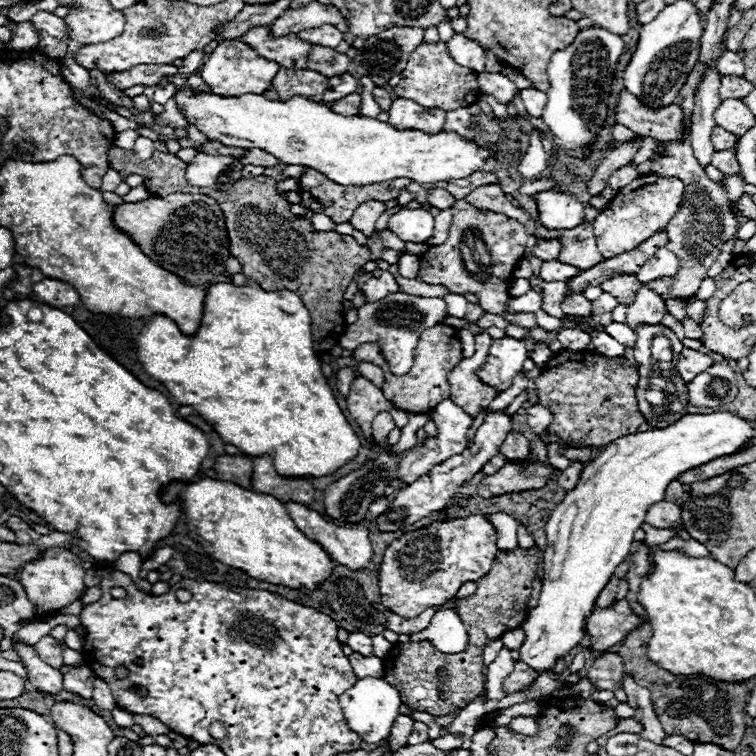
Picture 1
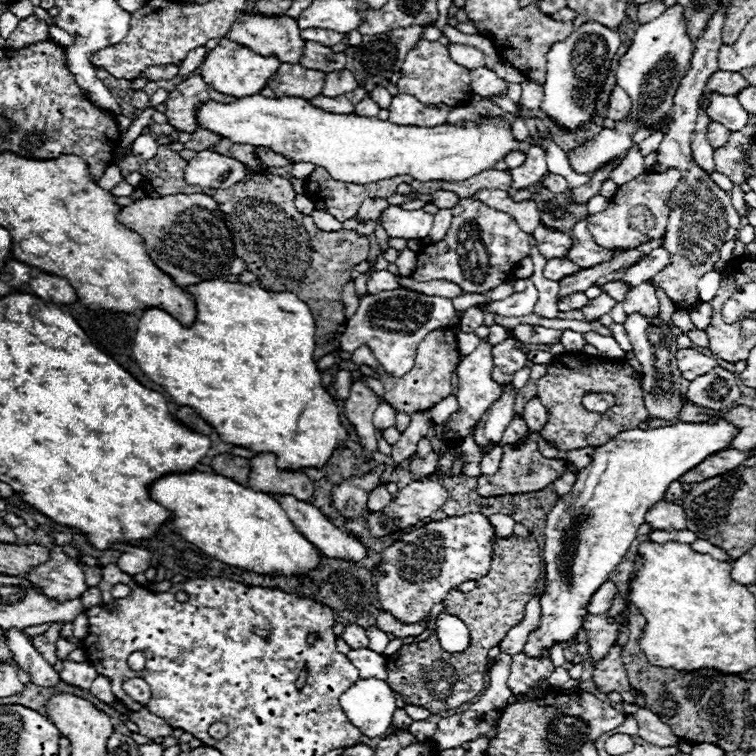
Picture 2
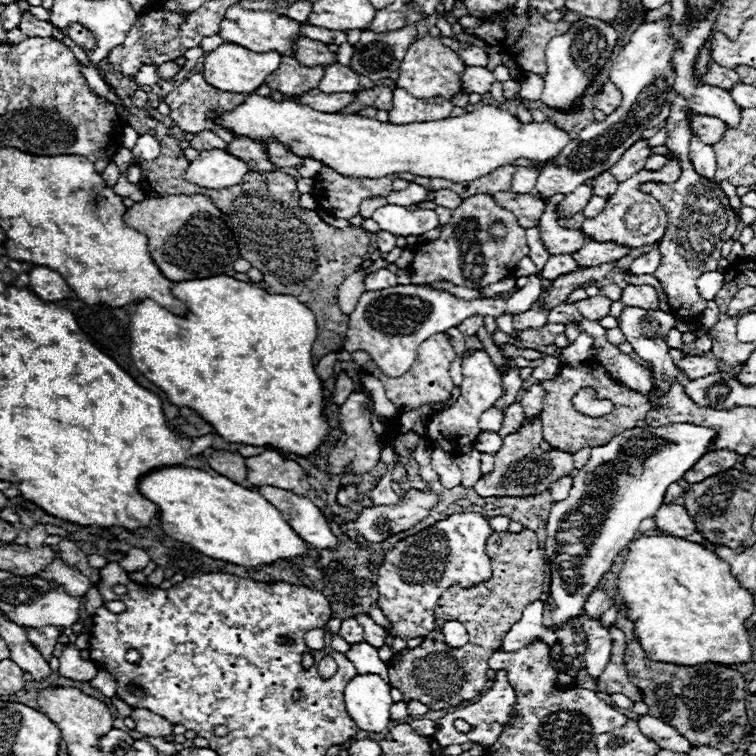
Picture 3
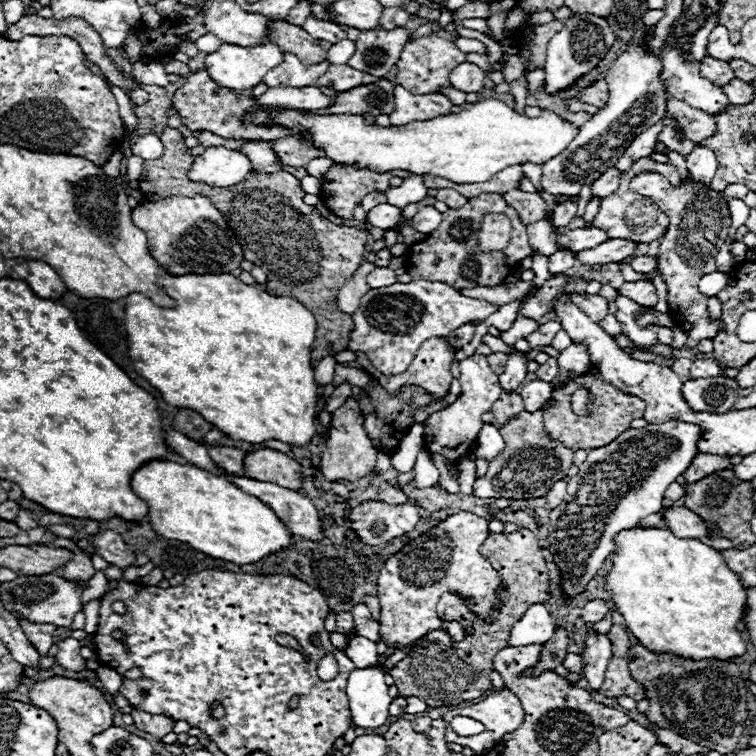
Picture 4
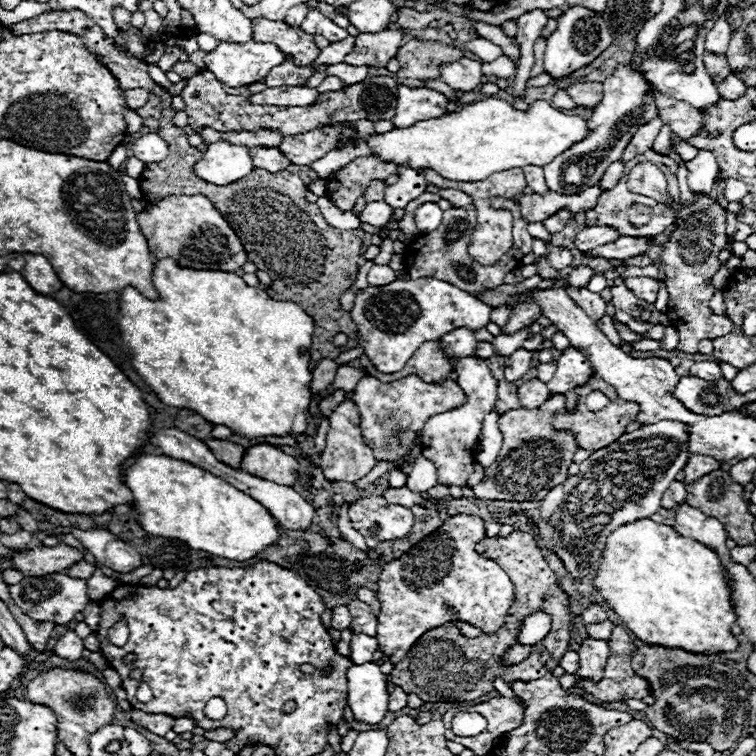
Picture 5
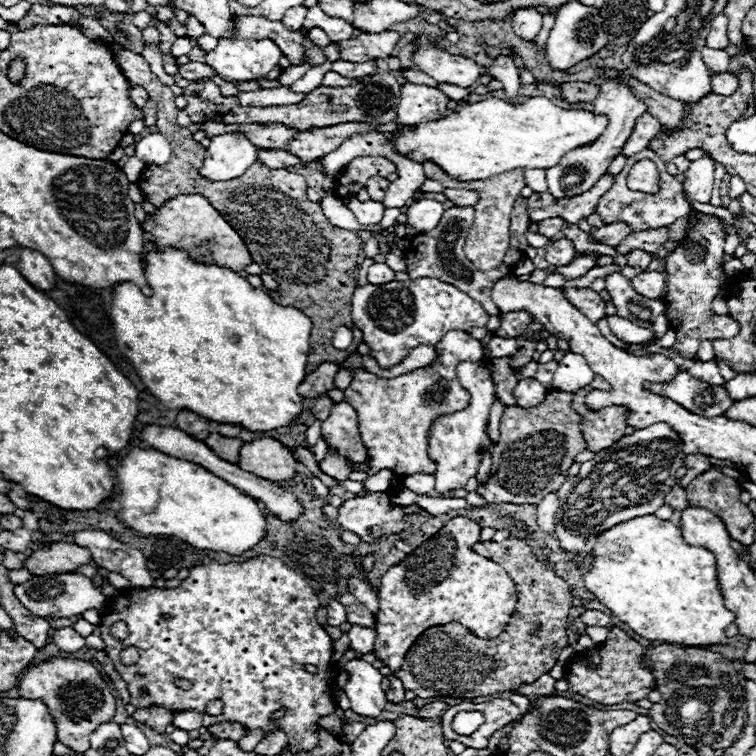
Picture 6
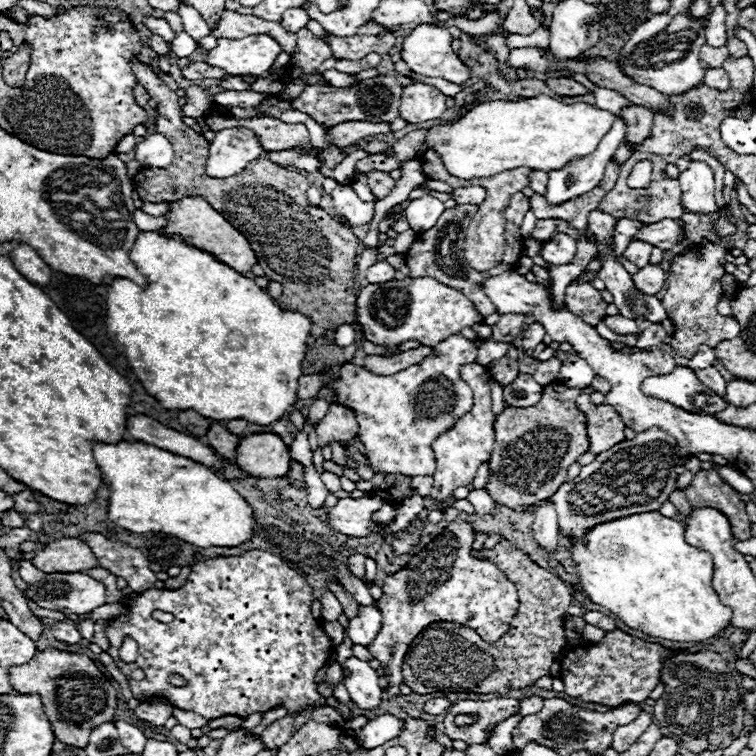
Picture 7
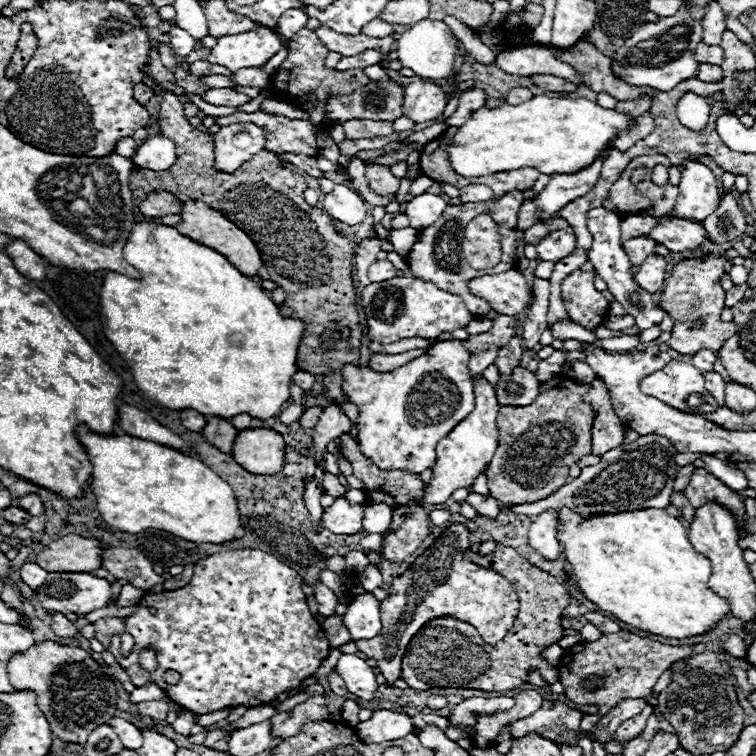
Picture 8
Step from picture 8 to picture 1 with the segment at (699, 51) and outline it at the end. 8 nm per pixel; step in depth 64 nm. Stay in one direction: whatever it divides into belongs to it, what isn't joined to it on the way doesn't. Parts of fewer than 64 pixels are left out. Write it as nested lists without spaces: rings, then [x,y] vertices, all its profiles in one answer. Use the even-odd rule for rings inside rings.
[[[722,76],[722,86],[720,86],[720,98],[728,100],[728,98],[736,98],[742,100],[752,92],[752,84],[744,78],[736,78],[736,76]]]

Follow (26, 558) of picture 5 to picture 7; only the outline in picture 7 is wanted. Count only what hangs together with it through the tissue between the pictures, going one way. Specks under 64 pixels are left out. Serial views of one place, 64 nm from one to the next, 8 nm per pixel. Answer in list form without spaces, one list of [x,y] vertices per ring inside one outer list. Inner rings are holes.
[[[62,538],[48,544],[30,560],[40,572],[84,572],[98,566],[92,550],[78,538]]]

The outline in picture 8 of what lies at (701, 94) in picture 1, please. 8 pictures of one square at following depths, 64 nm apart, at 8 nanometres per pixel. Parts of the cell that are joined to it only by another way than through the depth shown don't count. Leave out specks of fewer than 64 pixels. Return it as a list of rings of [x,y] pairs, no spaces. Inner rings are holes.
[[[688,162],[680,178],[680,196],[676,200],[678,218],[704,220],[716,210],[719,194],[713,172],[700,162]]]

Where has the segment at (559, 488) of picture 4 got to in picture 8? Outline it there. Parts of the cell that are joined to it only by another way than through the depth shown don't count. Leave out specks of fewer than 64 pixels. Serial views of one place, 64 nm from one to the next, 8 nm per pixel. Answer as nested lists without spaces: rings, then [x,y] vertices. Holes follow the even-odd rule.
[[[546,510],[536,516],[536,520],[532,522],[530,532],[528,532],[530,546],[536,548],[548,560],[556,560],[562,550],[558,544],[558,536],[556,536],[556,522],[558,522],[556,512]]]

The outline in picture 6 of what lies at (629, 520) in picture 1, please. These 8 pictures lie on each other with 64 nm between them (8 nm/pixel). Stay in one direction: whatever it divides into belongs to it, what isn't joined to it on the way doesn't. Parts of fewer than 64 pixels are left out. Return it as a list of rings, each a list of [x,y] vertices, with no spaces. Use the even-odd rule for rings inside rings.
[[[666,422],[636,430],[610,448],[596,452],[592,460],[580,464],[578,476],[568,478],[558,490],[562,502],[554,522],[558,546],[584,570],[596,536],[624,520],[654,514],[664,504],[664,496],[678,482],[676,470],[684,466],[684,458],[682,440]]]

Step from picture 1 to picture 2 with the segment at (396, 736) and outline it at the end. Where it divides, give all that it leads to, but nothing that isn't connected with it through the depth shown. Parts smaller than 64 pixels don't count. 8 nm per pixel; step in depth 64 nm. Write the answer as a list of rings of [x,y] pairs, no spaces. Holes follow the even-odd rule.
[[[398,708],[398,710],[396,710],[396,716],[394,716],[394,720],[392,720],[392,728],[394,728],[394,730],[408,730],[410,724],[412,724],[412,720],[410,720],[410,716],[404,712],[404,708]]]

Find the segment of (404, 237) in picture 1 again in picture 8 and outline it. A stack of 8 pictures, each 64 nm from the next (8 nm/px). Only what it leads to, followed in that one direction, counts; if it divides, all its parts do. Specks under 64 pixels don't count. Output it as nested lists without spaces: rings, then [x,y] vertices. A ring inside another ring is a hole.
[[[336,184],[336,188],[330,194],[326,194],[324,210],[328,216],[348,226],[360,224],[368,216],[368,204],[358,192],[354,192],[346,184]],[[434,194],[416,196],[412,202],[408,202],[406,214],[408,214],[410,226],[416,230],[432,226],[440,218],[440,214],[446,210],[446,206],[448,204],[440,196],[434,196]]]

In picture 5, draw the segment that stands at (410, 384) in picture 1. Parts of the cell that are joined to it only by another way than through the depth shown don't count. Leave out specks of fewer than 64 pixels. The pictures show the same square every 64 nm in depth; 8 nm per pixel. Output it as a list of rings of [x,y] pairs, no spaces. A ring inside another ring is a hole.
[[[430,340],[424,342],[412,356],[412,360],[406,364],[406,368],[402,368],[396,374],[382,374],[374,368],[374,364],[362,354],[360,356],[362,368],[366,374],[372,374],[374,378],[378,378],[380,382],[396,382],[400,378],[406,378],[410,374],[418,376],[420,380],[428,382],[428,384],[440,384],[442,380],[446,380],[452,374],[452,362],[450,358],[444,354],[444,350],[440,348],[438,340]]]

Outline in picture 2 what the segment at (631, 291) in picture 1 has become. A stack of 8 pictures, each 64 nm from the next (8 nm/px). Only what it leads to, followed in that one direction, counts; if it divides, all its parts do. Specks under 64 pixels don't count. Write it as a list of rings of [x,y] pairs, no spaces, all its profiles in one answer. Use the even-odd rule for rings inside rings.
[[[612,280],[612,282],[606,282],[606,284],[602,286],[602,292],[610,294],[616,302],[624,302],[628,290],[630,290],[630,284],[624,282],[624,280]]]

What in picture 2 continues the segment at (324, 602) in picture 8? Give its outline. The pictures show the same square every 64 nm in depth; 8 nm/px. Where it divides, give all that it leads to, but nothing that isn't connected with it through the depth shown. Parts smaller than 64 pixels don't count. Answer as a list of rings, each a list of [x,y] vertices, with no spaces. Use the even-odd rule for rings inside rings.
[[[358,624],[346,626],[346,630],[344,630],[344,634],[342,634],[342,640],[344,640],[350,648],[368,648],[366,630],[360,628]]]

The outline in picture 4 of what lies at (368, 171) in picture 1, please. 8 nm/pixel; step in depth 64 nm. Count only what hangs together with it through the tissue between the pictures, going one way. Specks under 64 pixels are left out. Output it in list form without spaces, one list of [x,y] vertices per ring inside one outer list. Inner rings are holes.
[[[482,100],[472,104],[468,110],[462,110],[460,114],[448,114],[440,116],[434,120],[424,120],[424,122],[410,122],[406,126],[388,126],[382,128],[378,124],[366,124],[362,116],[354,114],[302,114],[298,108],[278,108],[272,110],[268,106],[262,106],[262,110],[254,110],[246,116],[246,124],[278,124],[288,130],[294,126],[304,128],[302,134],[310,136],[312,144],[322,150],[326,158],[330,158],[334,164],[340,166],[360,166],[362,170],[372,170],[372,172],[388,172],[388,170],[408,170],[412,174],[434,174],[452,182],[484,182],[488,180],[494,172],[504,170],[506,166],[512,164],[544,164],[552,156],[558,156],[578,134],[568,122],[564,122],[560,116],[554,112],[542,110],[538,118],[528,118],[516,114],[510,106],[498,102],[498,100]]]

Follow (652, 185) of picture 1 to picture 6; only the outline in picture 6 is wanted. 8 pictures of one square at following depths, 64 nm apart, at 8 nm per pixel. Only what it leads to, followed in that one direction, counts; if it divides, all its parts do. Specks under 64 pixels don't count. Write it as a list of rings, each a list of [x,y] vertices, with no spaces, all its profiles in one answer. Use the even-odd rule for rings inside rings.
[[[646,148],[644,152],[638,152],[634,156],[627,158],[624,170],[616,176],[612,188],[598,200],[598,206],[596,206],[596,214],[606,222],[606,224],[614,224],[614,222],[626,222],[630,226],[632,232],[640,232],[640,230],[654,230],[654,228],[662,228],[662,226],[670,226],[674,224],[678,218],[690,214],[690,204],[686,204],[684,196],[682,196],[682,184],[676,180],[676,176],[670,176],[666,172],[666,166],[664,166],[664,160],[652,152],[650,148]],[[640,160],[652,160],[660,172],[660,180],[662,180],[662,190],[660,194],[654,194],[648,198],[650,204],[636,204],[636,192],[628,190],[626,188],[626,174],[630,172],[630,169],[636,162]]]

